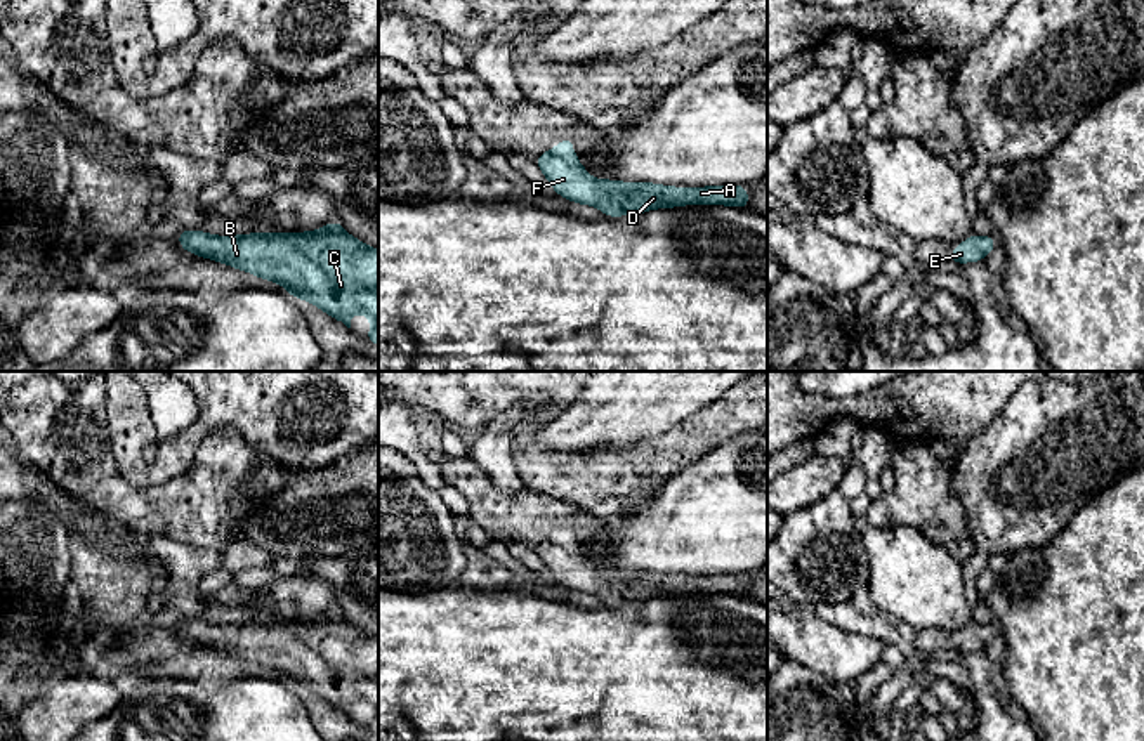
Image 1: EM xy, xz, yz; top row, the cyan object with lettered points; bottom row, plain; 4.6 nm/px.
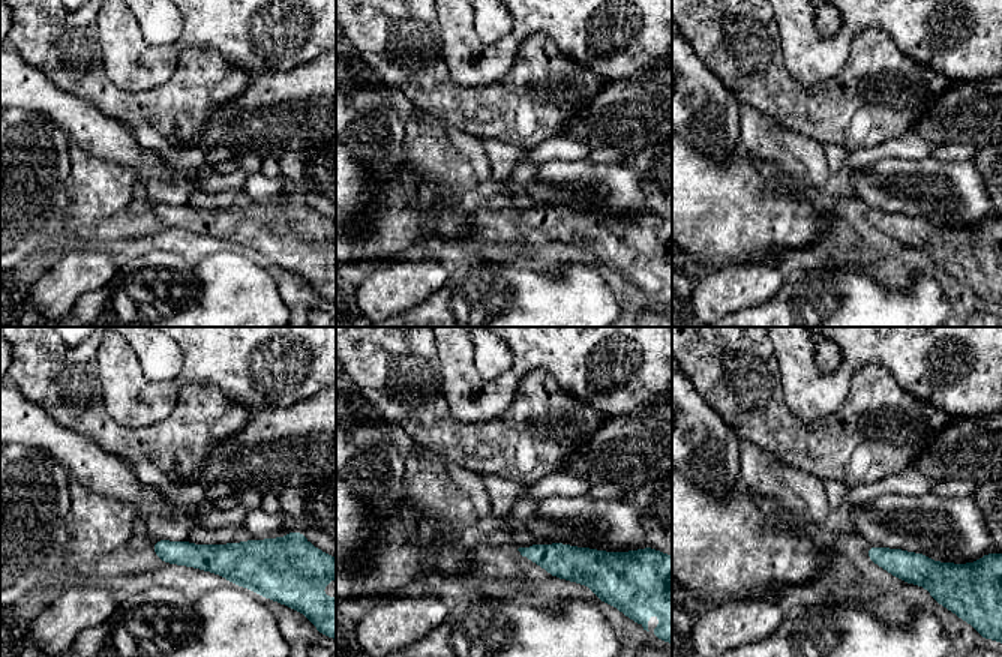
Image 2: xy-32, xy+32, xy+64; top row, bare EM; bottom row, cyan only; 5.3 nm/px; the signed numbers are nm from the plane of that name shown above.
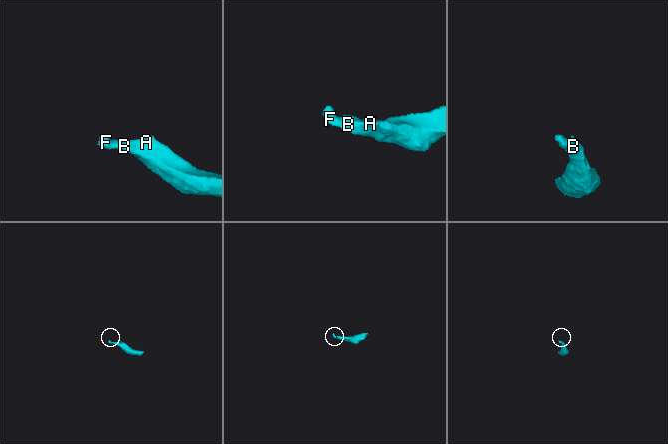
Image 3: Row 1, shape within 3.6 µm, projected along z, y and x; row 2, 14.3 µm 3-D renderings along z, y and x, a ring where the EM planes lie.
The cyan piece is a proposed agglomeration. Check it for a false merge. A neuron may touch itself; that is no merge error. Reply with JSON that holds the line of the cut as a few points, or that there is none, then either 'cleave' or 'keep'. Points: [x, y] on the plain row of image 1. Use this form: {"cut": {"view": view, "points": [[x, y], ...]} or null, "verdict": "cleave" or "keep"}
{"cut": null, "verdict": "keep"}

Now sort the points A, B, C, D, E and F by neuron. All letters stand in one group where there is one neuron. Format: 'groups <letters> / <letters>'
groups A B C D E F

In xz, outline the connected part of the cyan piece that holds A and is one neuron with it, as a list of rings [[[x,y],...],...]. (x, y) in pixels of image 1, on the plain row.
[[[562,526],[557,536],[535,545],[535,552],[559,585],[599,595],[606,606],[641,604],[651,597],[680,593],[729,593],[750,599],[746,574],[670,576],[649,571],[595,569],[576,548],[571,526]]]

